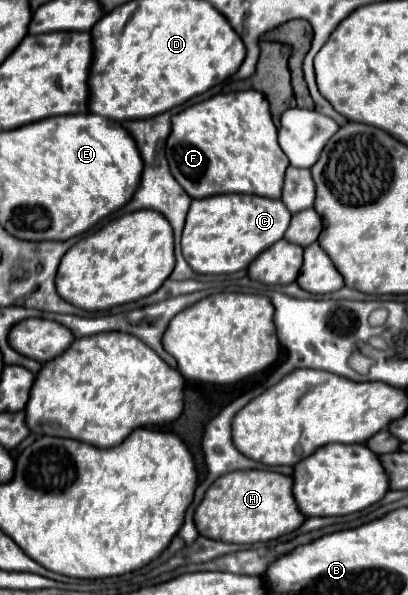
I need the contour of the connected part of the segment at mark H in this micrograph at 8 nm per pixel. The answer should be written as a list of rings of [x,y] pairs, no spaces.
[[[241,470],[221,476],[221,480],[213,482],[195,512],[195,524],[201,536],[233,544],[275,540],[297,530],[305,520],[307,516],[301,514],[293,496],[293,478],[271,470]]]

